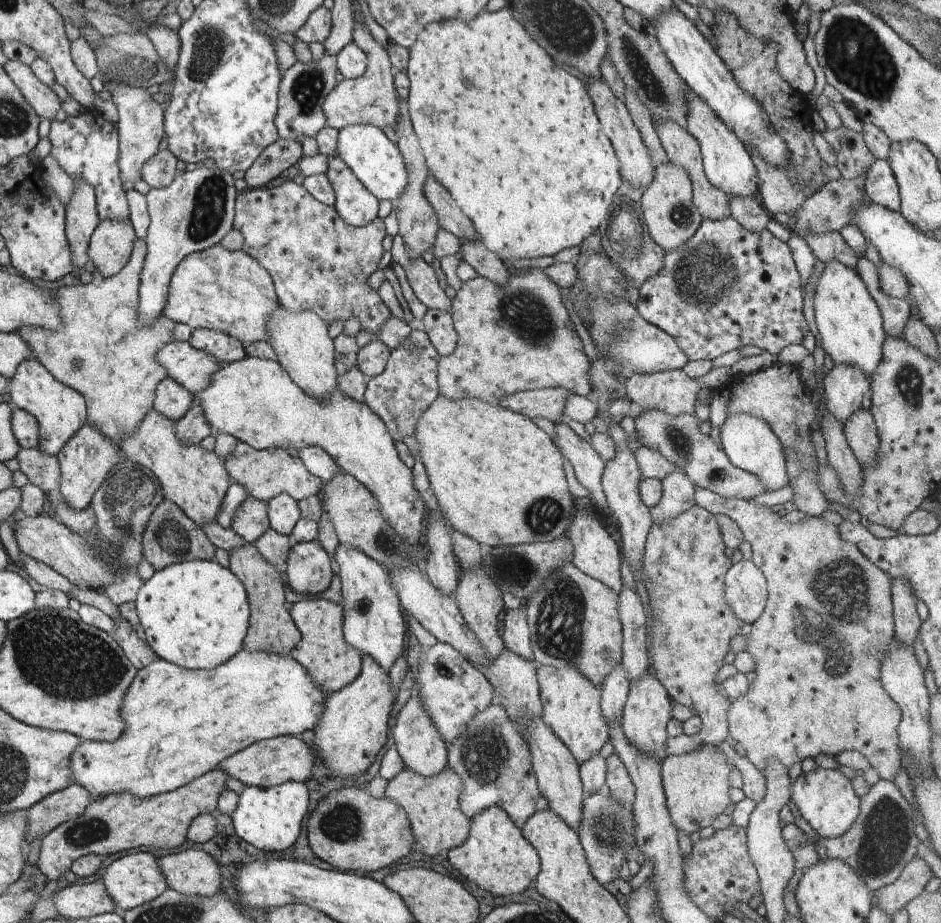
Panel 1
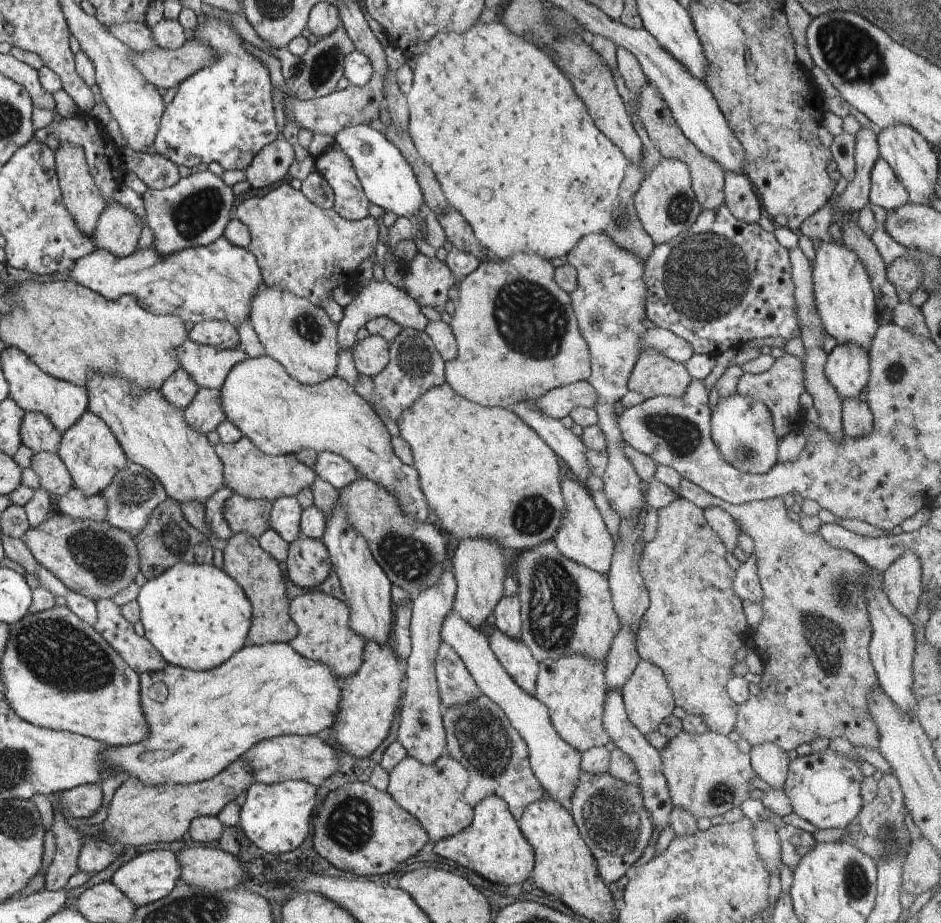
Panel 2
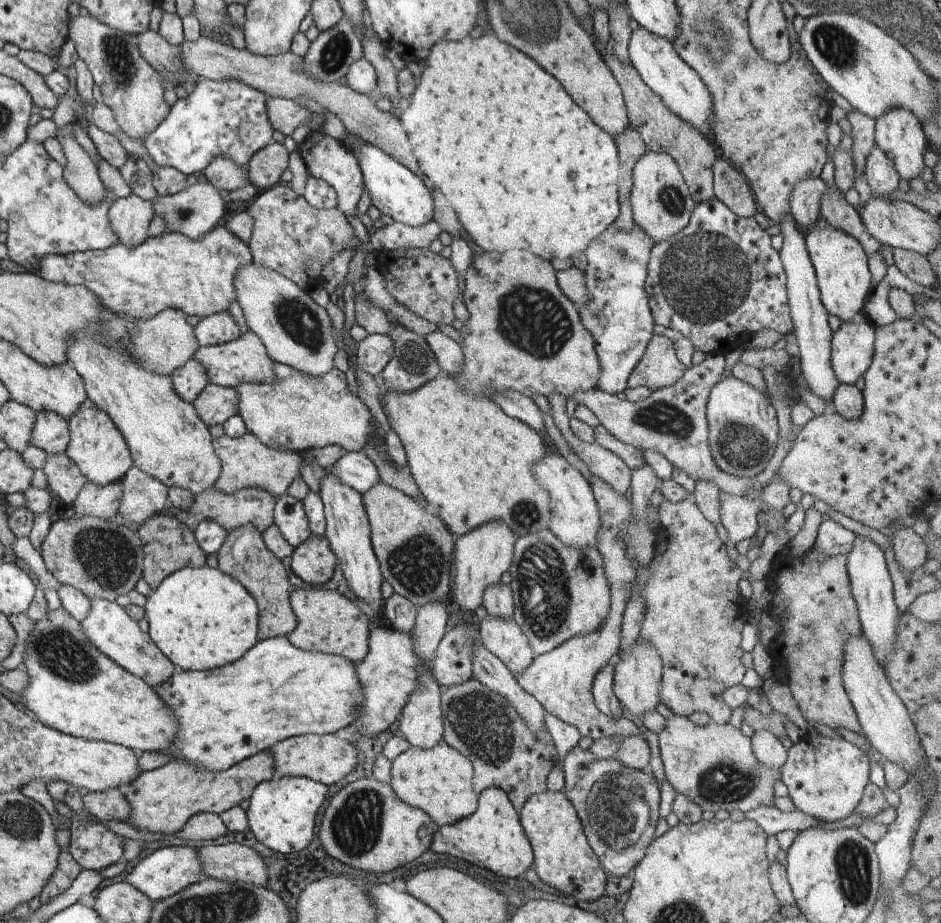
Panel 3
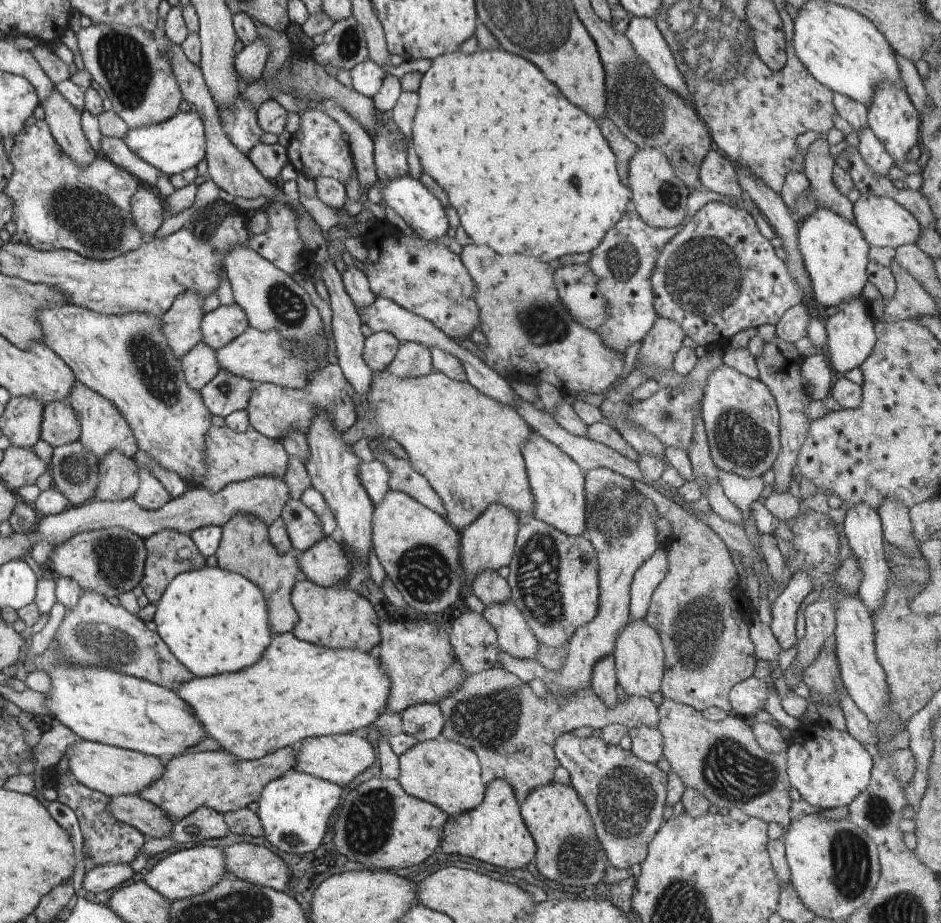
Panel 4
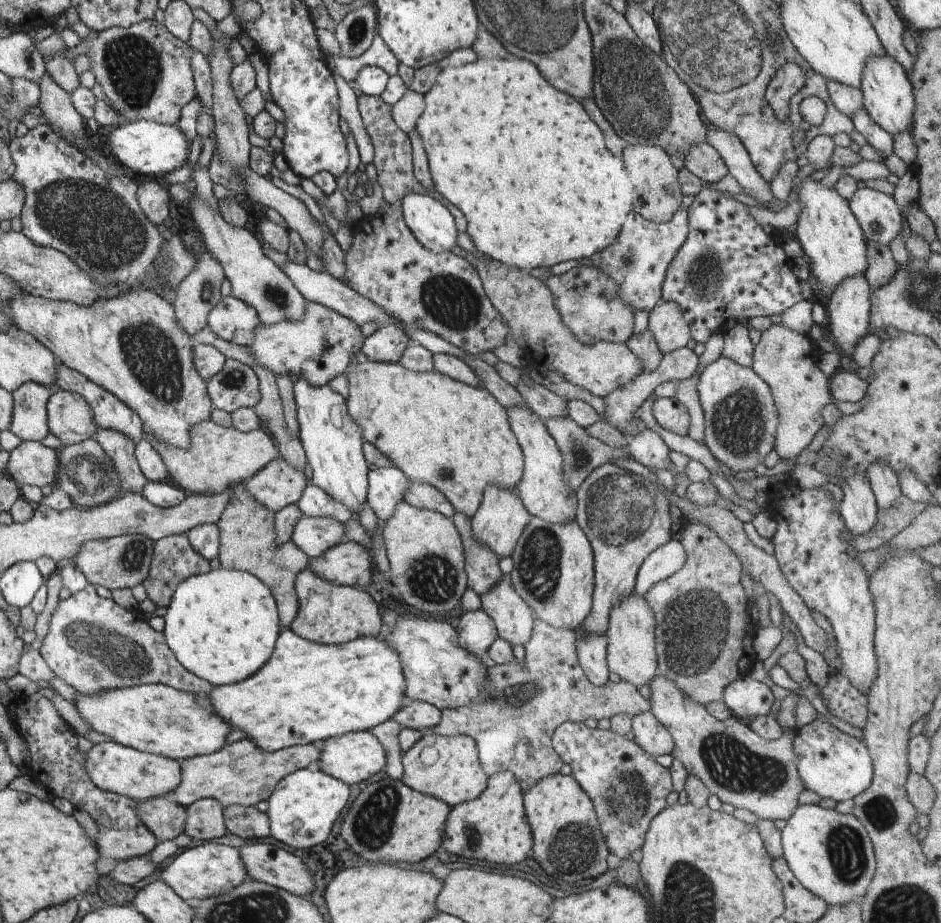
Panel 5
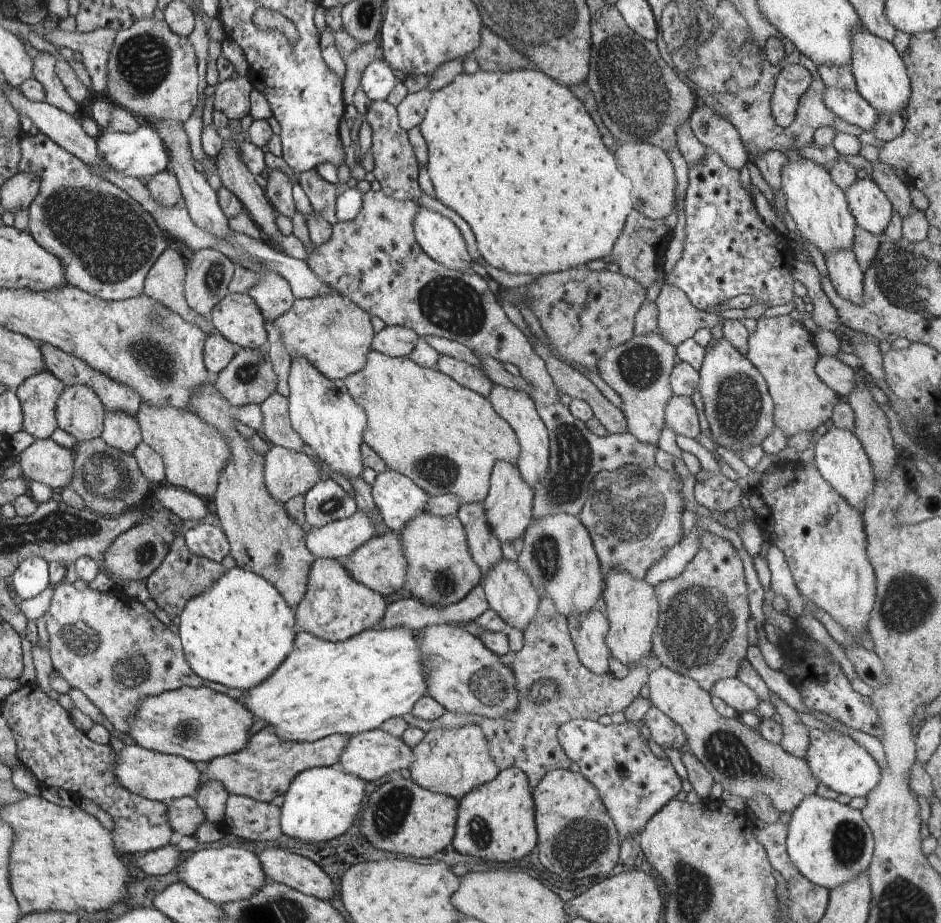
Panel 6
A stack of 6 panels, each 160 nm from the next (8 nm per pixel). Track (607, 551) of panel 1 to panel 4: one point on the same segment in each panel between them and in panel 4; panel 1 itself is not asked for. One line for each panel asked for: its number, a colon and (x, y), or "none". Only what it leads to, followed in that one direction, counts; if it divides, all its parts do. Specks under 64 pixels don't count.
2: (582, 535)
3: (575, 519)
4: (557, 483)

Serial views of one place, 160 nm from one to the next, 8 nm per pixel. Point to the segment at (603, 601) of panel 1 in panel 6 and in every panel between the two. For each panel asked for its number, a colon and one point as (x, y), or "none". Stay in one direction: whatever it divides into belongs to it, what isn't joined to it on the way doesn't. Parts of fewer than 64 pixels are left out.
2: (567, 608)
3: (560, 591)
4: (553, 576)
5: (553, 571)
6: (559, 556)

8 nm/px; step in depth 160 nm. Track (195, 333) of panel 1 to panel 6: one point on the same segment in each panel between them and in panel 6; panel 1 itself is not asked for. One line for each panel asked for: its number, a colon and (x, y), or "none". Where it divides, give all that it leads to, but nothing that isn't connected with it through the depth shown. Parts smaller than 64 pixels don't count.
2: (222, 334)
3: (219, 328)
4: (222, 325)
5: (232, 319)
6: (237, 317)

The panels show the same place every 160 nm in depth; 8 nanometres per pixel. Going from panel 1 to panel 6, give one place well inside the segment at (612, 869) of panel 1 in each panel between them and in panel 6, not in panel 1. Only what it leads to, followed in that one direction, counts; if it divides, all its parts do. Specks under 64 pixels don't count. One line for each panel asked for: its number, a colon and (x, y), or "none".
2: (612, 819)
3: (618, 806)
4: (625, 796)
5: (628, 788)
6: (634, 784)

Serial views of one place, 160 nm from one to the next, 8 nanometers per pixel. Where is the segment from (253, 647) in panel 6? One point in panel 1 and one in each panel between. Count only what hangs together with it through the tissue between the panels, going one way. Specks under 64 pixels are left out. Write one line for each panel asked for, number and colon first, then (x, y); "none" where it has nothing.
1: (195, 614)
2: (197, 616)
3: (203, 619)
4: (215, 621)
5: (223, 626)

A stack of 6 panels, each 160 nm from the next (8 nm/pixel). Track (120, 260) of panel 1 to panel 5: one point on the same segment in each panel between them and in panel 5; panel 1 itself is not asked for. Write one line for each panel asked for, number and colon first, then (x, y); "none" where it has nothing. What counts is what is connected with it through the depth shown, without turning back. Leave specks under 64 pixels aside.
2: (118, 229)
3: (130, 216)
4: (147, 208)
5: (154, 199)

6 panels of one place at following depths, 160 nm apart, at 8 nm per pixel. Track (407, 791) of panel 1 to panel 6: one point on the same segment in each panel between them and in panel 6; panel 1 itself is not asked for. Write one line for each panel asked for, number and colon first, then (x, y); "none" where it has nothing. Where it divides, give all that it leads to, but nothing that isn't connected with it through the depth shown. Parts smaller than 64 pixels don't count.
2: (434, 793)
3: (439, 780)
4: (441, 771)
5: (447, 767)
6: (453, 762)

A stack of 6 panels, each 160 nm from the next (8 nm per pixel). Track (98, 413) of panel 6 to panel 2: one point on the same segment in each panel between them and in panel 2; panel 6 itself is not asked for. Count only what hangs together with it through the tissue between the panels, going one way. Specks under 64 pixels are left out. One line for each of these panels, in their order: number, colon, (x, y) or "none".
2: (38, 431)
3: (51, 432)
4: (61, 425)
5: (71, 418)

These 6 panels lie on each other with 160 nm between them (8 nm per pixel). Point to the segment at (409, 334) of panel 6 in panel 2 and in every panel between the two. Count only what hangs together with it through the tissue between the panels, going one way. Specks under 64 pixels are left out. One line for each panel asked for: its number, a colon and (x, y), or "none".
2: (371, 355)
3: (373, 353)
4: (381, 347)
5: (387, 343)

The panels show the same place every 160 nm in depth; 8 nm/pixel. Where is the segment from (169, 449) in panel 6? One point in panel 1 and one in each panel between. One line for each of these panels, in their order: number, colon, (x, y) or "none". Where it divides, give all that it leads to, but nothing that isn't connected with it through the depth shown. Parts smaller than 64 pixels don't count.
1: (264, 474)
2: (251, 473)
3: (246, 462)
4: (230, 456)
5: (217, 457)

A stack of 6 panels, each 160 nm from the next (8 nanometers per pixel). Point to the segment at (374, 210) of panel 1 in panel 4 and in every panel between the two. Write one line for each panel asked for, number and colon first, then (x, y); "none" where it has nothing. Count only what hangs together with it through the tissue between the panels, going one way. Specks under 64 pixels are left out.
2: (350, 202)
3: (326, 158)
4: (316, 149)

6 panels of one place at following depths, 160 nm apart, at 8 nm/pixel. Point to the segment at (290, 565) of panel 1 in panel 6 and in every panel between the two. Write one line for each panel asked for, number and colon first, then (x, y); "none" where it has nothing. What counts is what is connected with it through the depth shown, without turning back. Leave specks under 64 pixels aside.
2: (308, 562)
3: (313, 561)
4: (326, 563)
5: (348, 563)
6: (380, 564)

